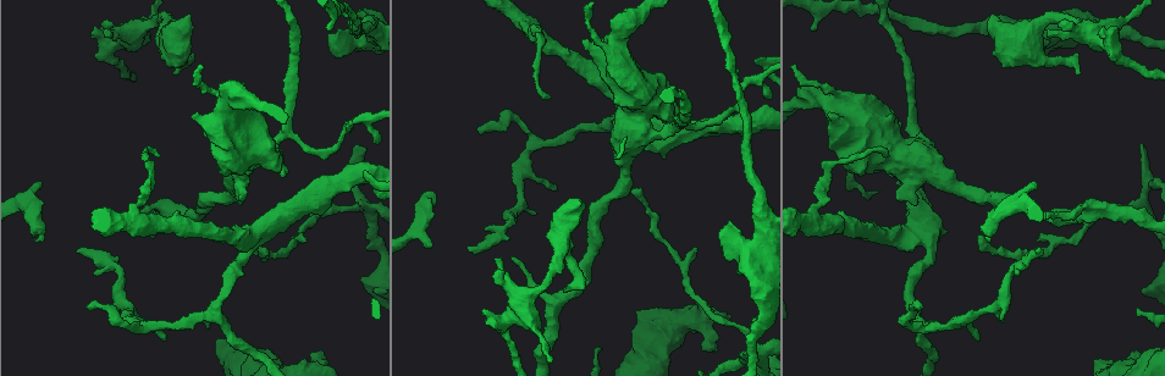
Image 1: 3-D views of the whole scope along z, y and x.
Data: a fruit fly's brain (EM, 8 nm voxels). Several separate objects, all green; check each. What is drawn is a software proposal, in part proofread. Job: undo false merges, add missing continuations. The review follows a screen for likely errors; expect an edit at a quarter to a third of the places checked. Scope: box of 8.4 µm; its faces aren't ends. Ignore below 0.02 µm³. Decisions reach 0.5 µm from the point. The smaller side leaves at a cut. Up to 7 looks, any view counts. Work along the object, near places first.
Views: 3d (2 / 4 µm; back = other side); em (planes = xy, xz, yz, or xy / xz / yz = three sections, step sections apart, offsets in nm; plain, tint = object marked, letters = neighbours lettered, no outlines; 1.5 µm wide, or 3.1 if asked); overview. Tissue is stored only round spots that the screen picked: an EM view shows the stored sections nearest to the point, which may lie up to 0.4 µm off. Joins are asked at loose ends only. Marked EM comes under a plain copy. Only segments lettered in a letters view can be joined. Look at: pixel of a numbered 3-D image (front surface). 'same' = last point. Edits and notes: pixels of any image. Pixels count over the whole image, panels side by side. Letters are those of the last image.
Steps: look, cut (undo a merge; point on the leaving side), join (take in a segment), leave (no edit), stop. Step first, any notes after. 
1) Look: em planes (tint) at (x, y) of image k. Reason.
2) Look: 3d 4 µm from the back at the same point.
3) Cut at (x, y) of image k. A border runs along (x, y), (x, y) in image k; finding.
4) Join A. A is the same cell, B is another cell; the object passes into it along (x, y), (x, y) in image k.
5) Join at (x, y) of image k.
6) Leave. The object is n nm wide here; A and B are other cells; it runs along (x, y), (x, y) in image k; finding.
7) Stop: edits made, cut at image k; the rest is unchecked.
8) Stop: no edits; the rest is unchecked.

Look: 3d 4 µm at (1037, 240) of image 1. Tapers out.

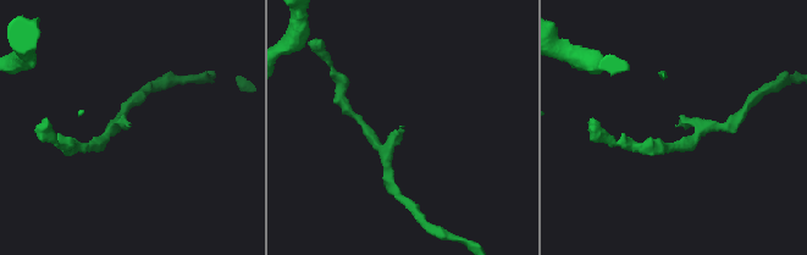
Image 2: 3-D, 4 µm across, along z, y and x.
Look: em planes (letters) at (676, 126) of image 2. The arms are 160, 170 nm wide; shape alone is not enough.

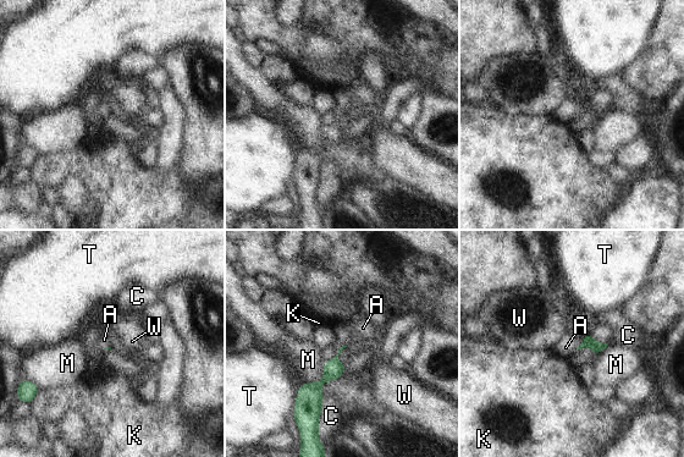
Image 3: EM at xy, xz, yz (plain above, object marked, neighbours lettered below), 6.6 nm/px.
Join A. A is the same cell, C, K, M, T and W are other cells; the object passes into it along (334, 368), (338, 351), (363, 328) in image 3; the cell continues.

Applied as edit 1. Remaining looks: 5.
Look: overview. Redraw.

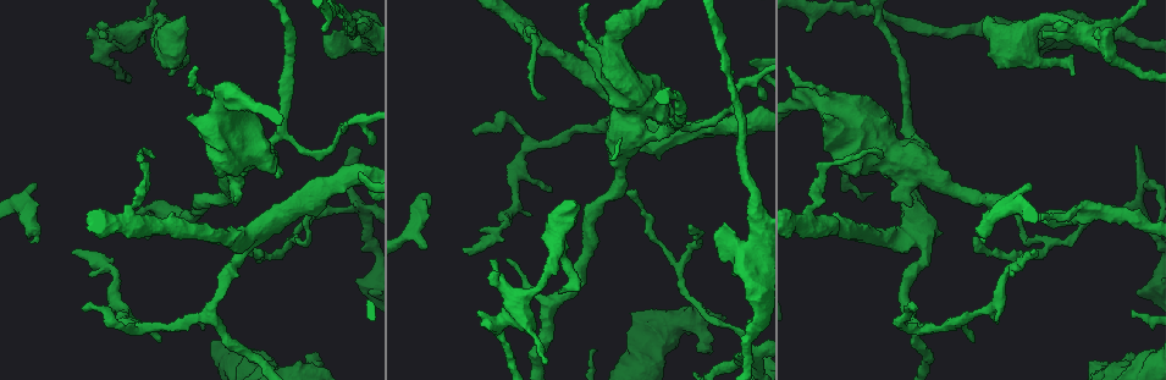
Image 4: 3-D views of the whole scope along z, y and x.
Look: 3d 4 µm from the back at (352, 145) of image 4.

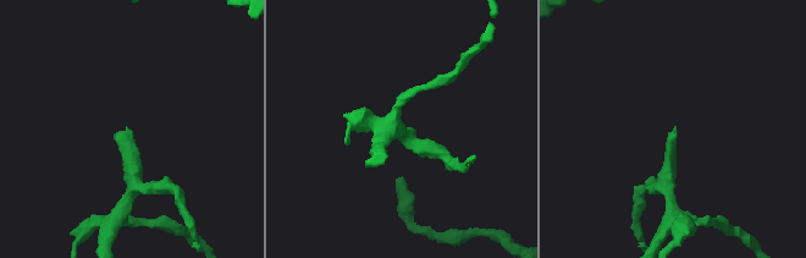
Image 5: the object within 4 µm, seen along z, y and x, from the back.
Look: em yz step 4 (letters) at (127, 127) of image 5. Need the tissue.

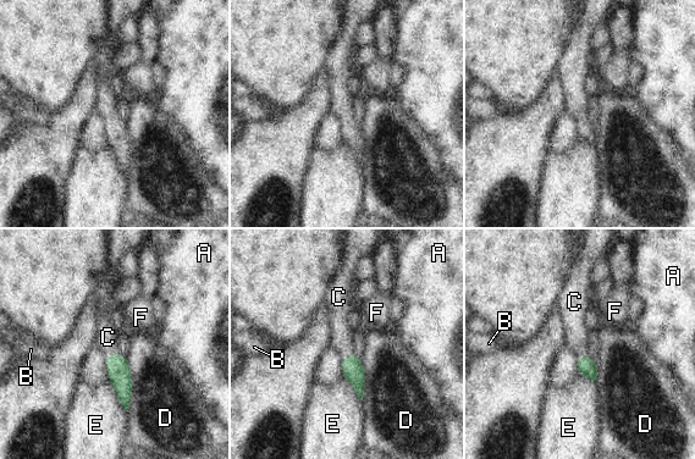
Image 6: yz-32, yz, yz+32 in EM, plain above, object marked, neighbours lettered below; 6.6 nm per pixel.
Join C. C is the same cell, A, B, D, E and F are other cells; the object passes into it along (353, 371), (349, 357), (342, 333) in image 6; the cell continues.

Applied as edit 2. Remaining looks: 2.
Look: em planes (letters) at (902, 321) of image 4. Sharp bend.

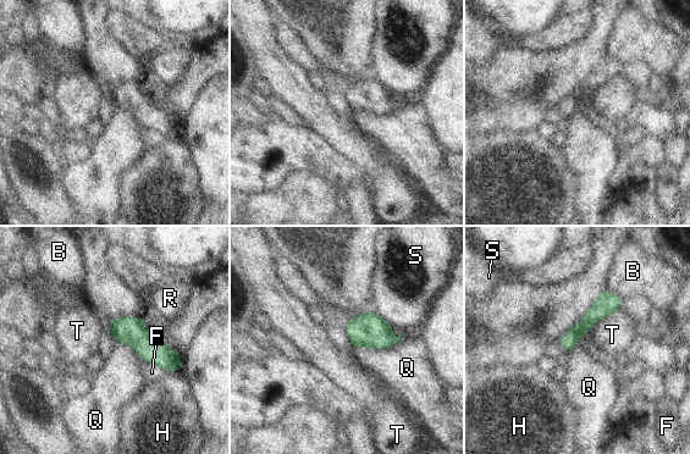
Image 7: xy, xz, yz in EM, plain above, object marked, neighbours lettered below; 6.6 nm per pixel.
Leave. The object is 180 nm wide here; the longest contact is with Q, 340 nm; B, F, H, Q, R, S and T are other cells; one cell here.

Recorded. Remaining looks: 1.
Stop: edits made, join at image 3, join at image 6; the rest is unchecked.

